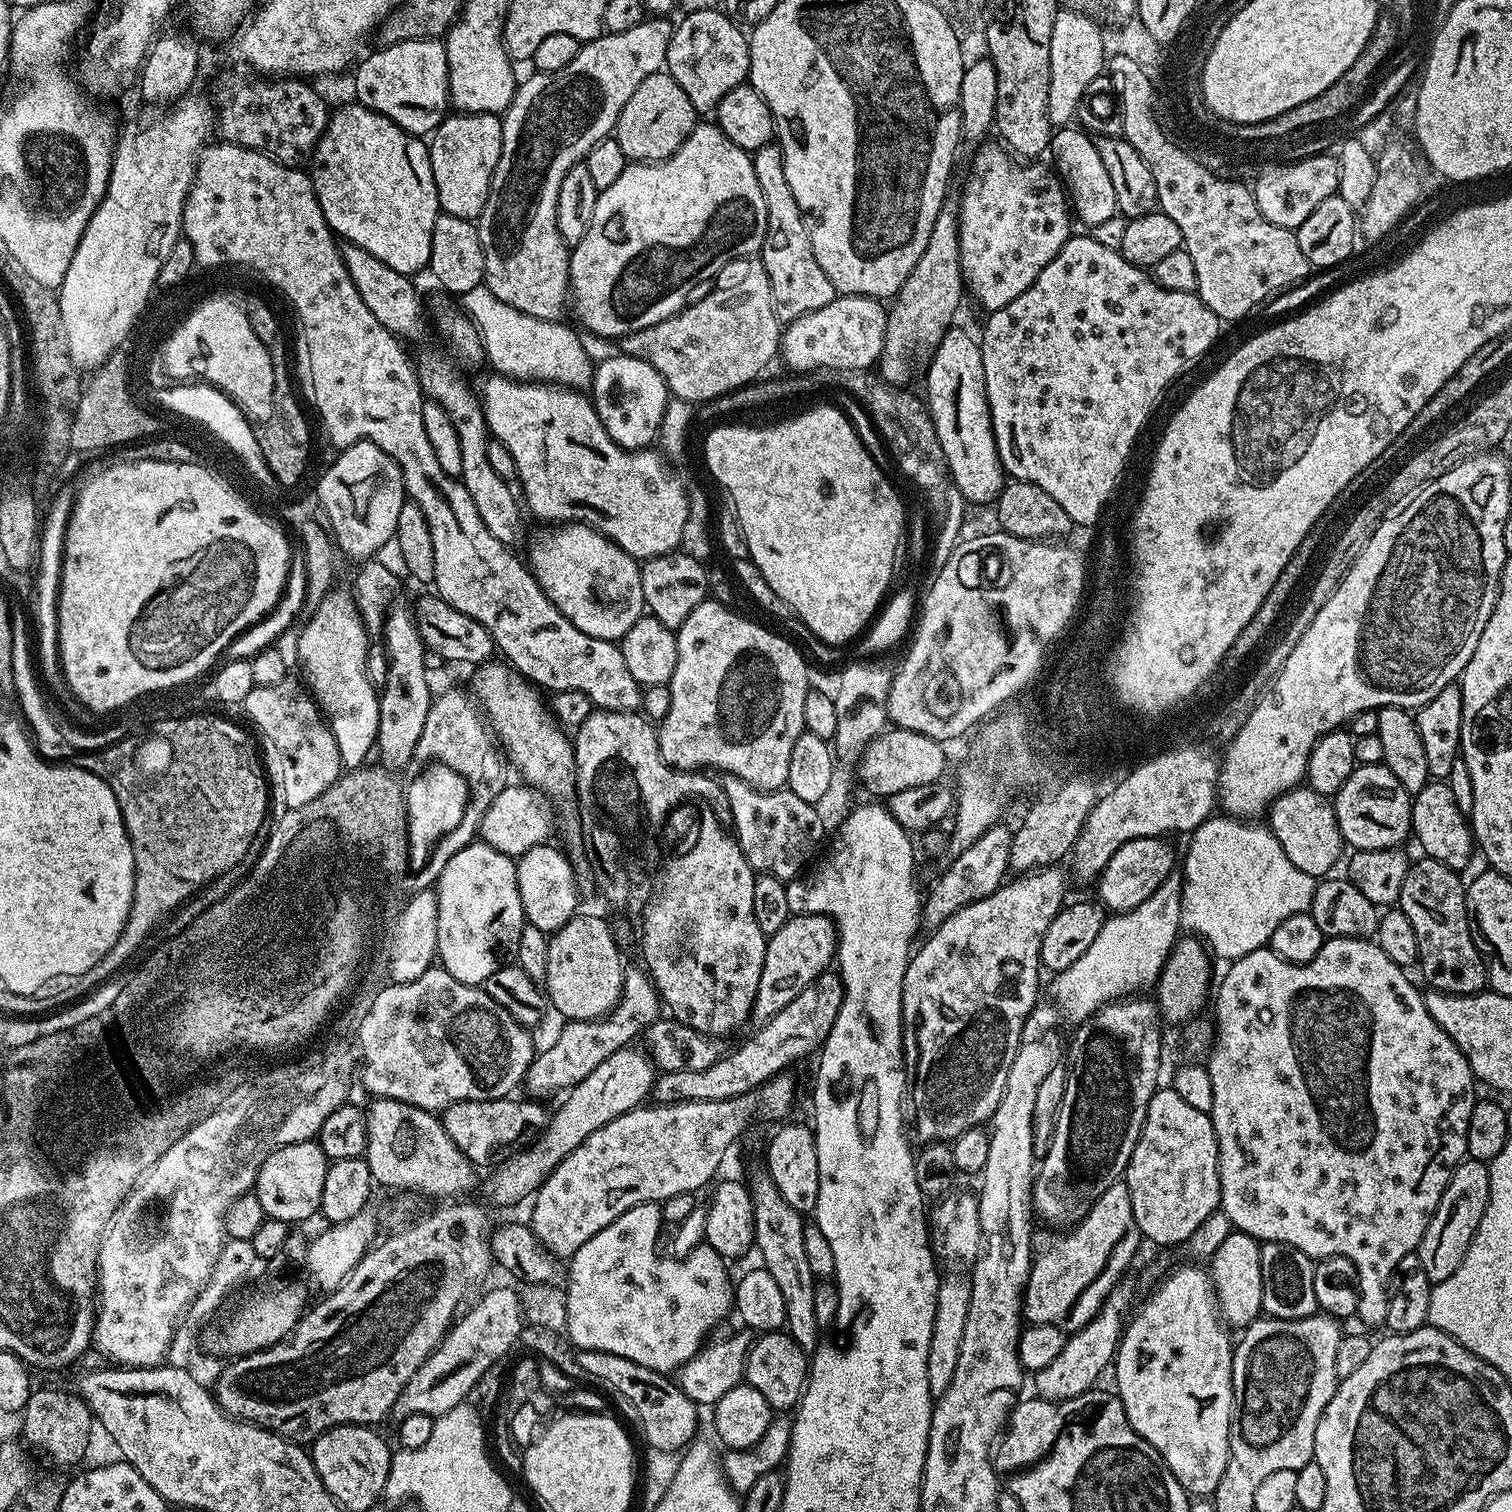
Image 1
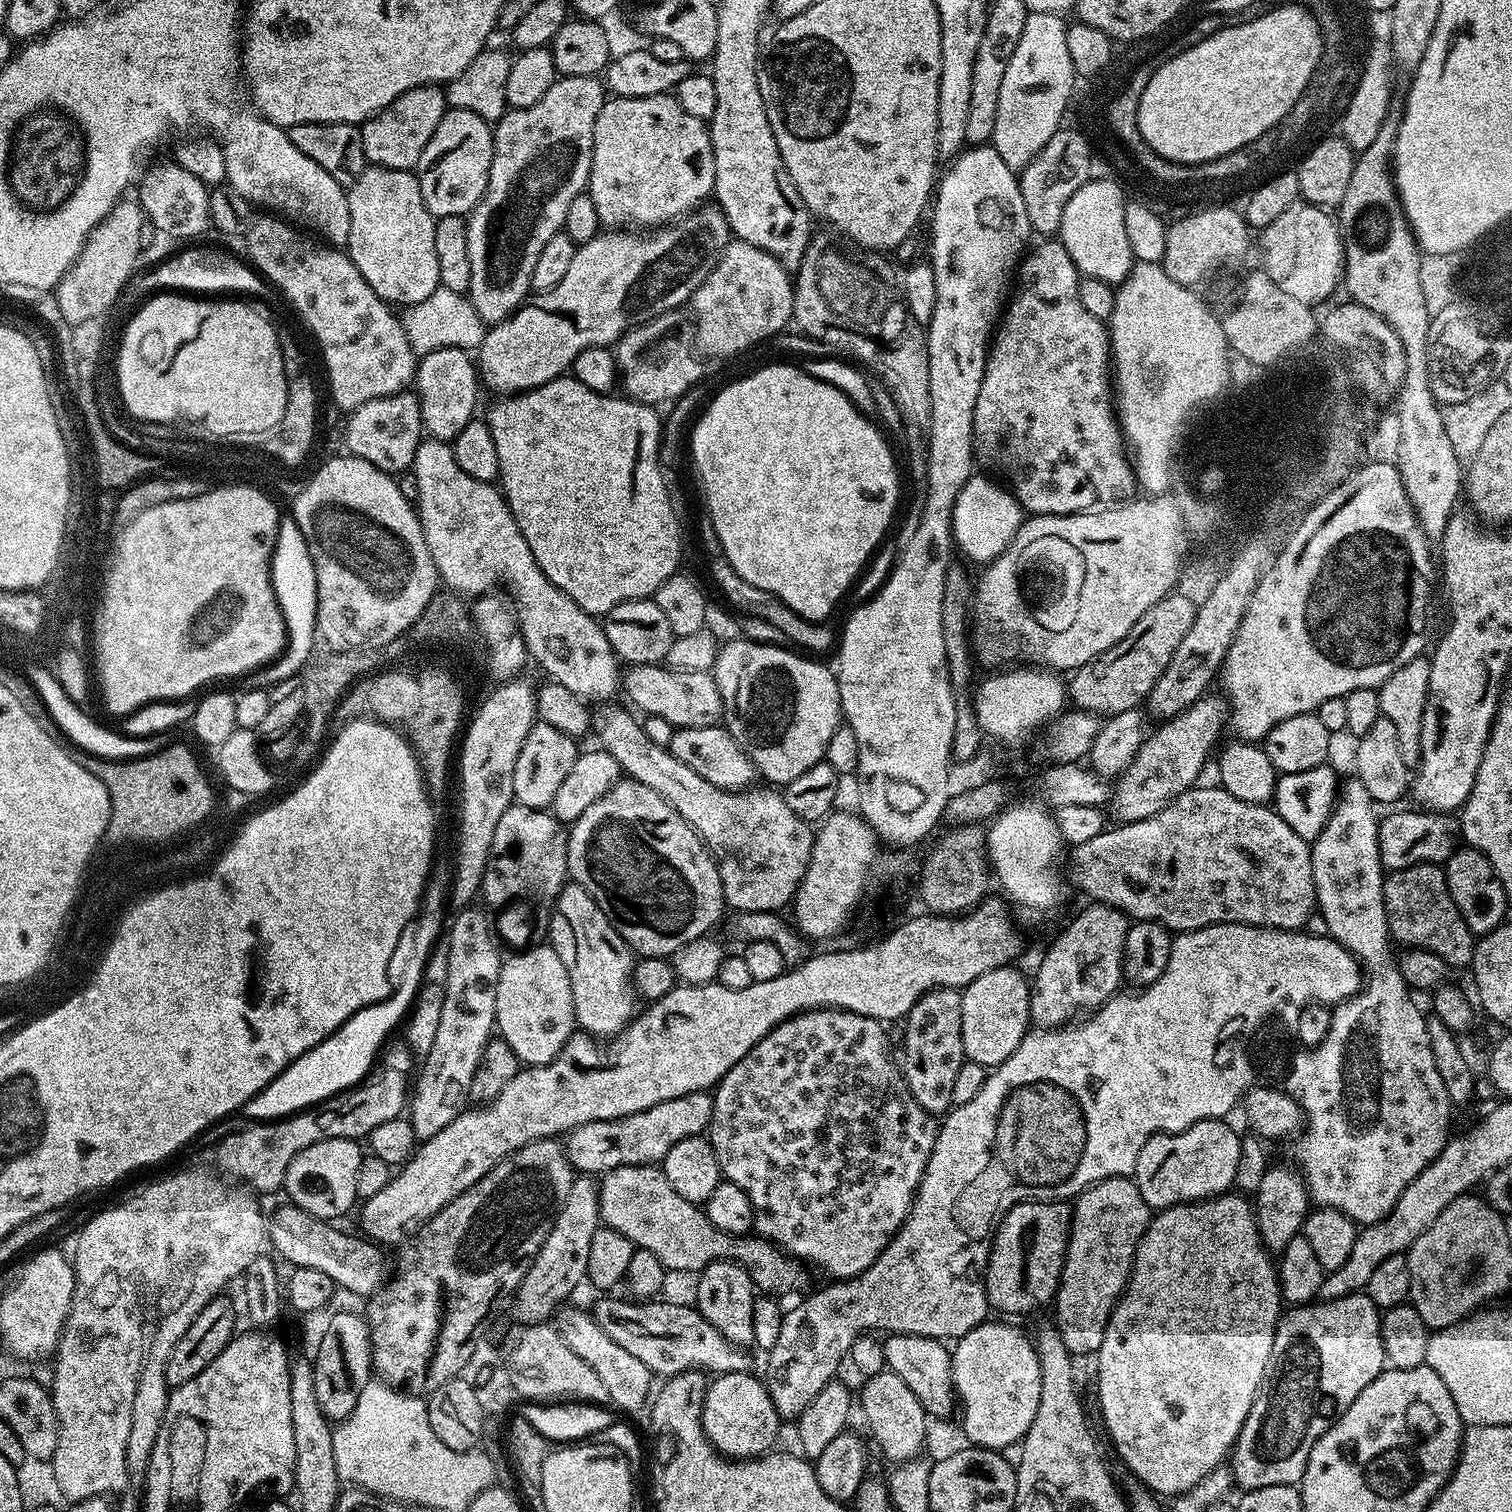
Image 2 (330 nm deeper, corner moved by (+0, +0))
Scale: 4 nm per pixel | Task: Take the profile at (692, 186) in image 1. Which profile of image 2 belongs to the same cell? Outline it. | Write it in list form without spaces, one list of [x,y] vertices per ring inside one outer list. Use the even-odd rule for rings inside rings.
[[[701,206],[687,216],[655,230],[604,230],[600,235],[594,237],[590,242],[579,245],[574,254],[573,260],[566,275],[562,277],[562,282],[554,286],[554,290],[533,295],[531,299],[520,305],[511,316],[508,316],[500,324],[493,324],[484,333],[484,340],[478,349],[478,376],[482,381],[483,387],[488,388],[492,394],[515,394],[517,392],[529,392],[531,388],[542,386],[546,382],[556,380],[559,376],[565,375],[571,369],[572,363],[578,358],[578,354],[587,348],[603,348],[615,345],[624,333],[632,328],[637,328],[640,324],[645,324],[647,320],[658,318],[664,312],[671,312],[687,305],[691,301],[693,294],[706,282],[710,270],[720,261],[721,254],[726,250],[726,246],[733,239],[731,230],[728,229],[726,218],[718,206]]]

